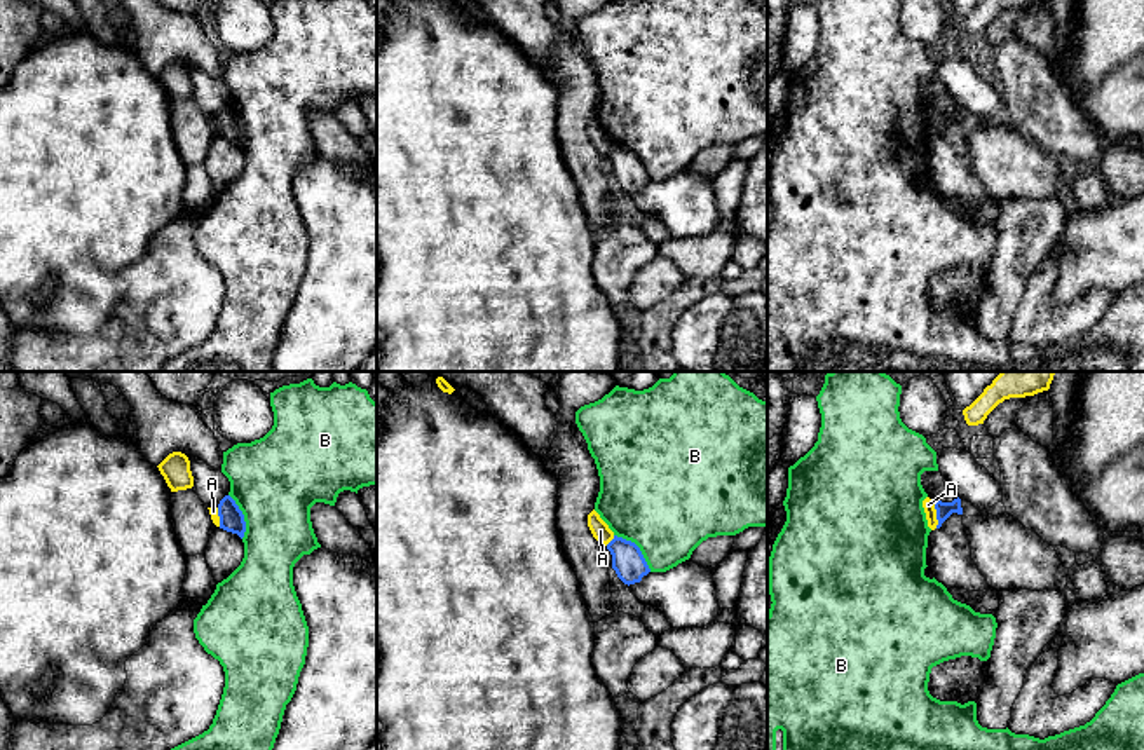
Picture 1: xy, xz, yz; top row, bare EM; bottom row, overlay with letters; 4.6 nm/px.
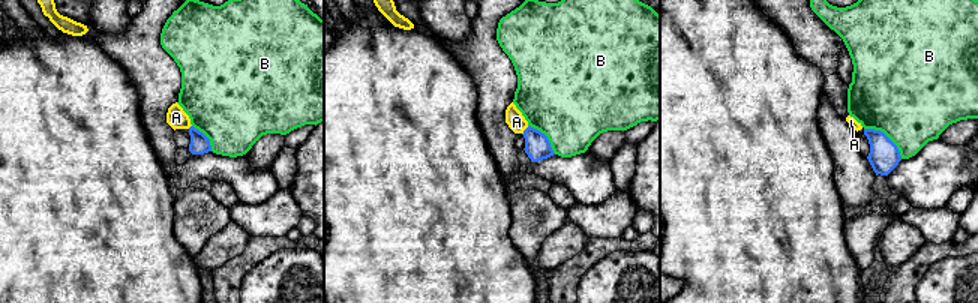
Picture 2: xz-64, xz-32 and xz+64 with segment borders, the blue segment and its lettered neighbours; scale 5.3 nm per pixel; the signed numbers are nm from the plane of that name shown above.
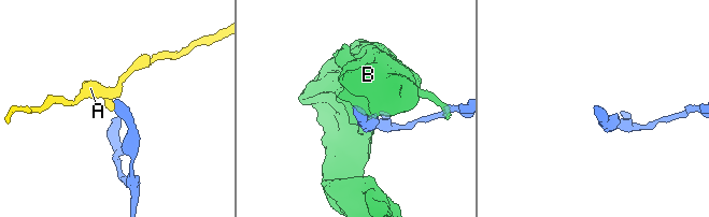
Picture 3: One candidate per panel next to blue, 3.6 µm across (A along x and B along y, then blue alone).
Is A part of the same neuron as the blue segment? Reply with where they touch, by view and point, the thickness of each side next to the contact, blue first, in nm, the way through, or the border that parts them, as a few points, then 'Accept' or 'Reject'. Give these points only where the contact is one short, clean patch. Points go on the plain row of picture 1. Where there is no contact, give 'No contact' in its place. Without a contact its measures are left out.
Touches blue at yz (937, 124). Thickness 80 nm (blue) against 60 nm. Boundary: yz (932, 110), (937, 121), (937, 136). Reject

